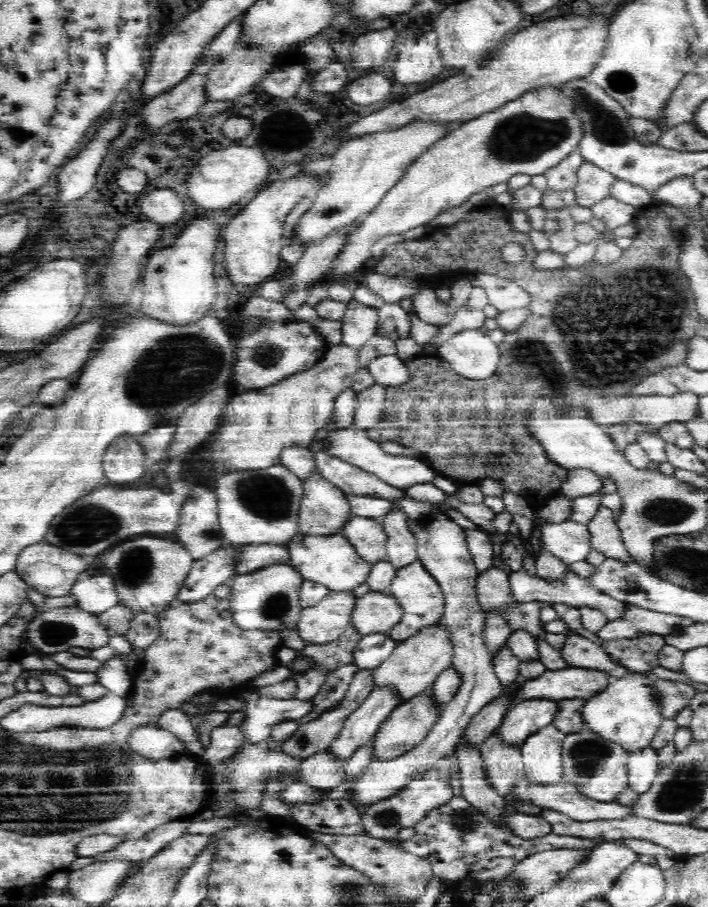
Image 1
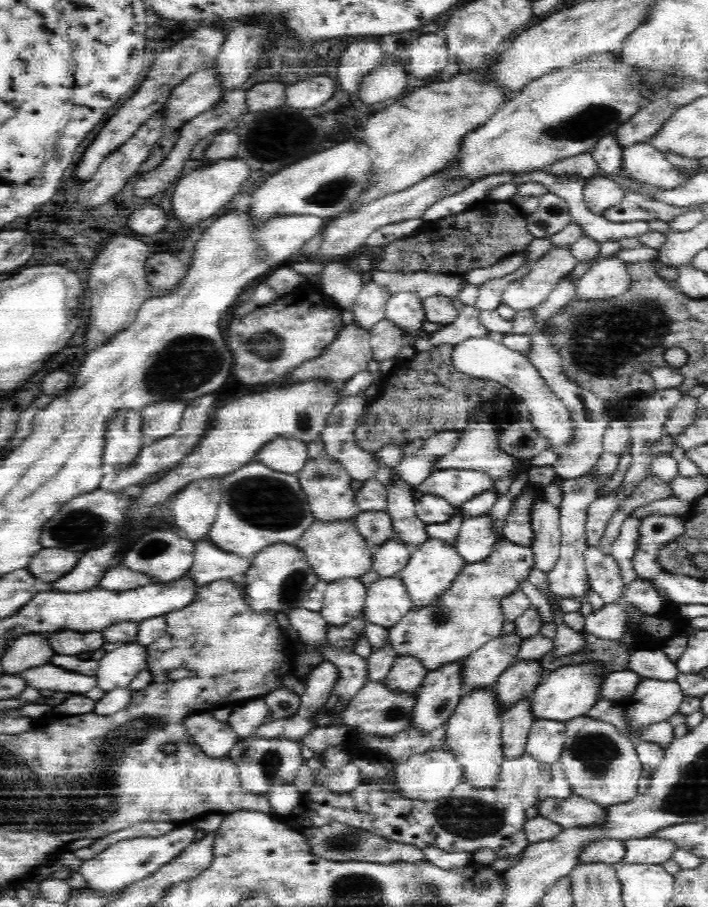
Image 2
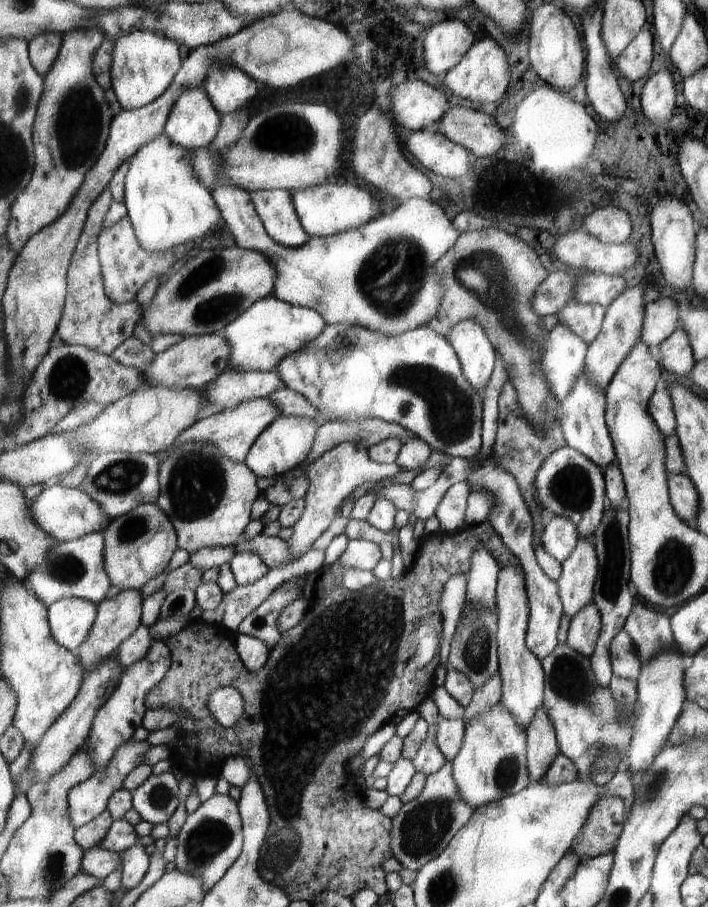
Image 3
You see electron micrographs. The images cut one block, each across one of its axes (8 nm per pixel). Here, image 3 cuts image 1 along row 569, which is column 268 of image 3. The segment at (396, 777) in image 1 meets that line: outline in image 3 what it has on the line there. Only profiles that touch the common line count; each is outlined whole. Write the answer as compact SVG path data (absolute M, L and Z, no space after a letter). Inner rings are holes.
M282 415L274 421L260 437L256 444L249 450L246 464L255 475L267 478L271 476L281 477L294 470L296 466L302 464L302 460L308 458L308 452L314 444L314 434L318 432L319 424L312 418L302 416Z

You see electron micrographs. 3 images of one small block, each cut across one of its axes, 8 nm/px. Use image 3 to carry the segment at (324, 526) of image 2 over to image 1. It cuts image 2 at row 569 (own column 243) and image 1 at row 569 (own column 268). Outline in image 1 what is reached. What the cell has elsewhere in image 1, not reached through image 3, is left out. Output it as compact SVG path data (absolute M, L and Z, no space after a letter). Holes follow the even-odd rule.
M298 532L287 542L290 551L290 564L303 576L312 582L322 583L331 591L354 590L367 581L372 564L366 562L354 550L352 543L344 534L310 535Z

